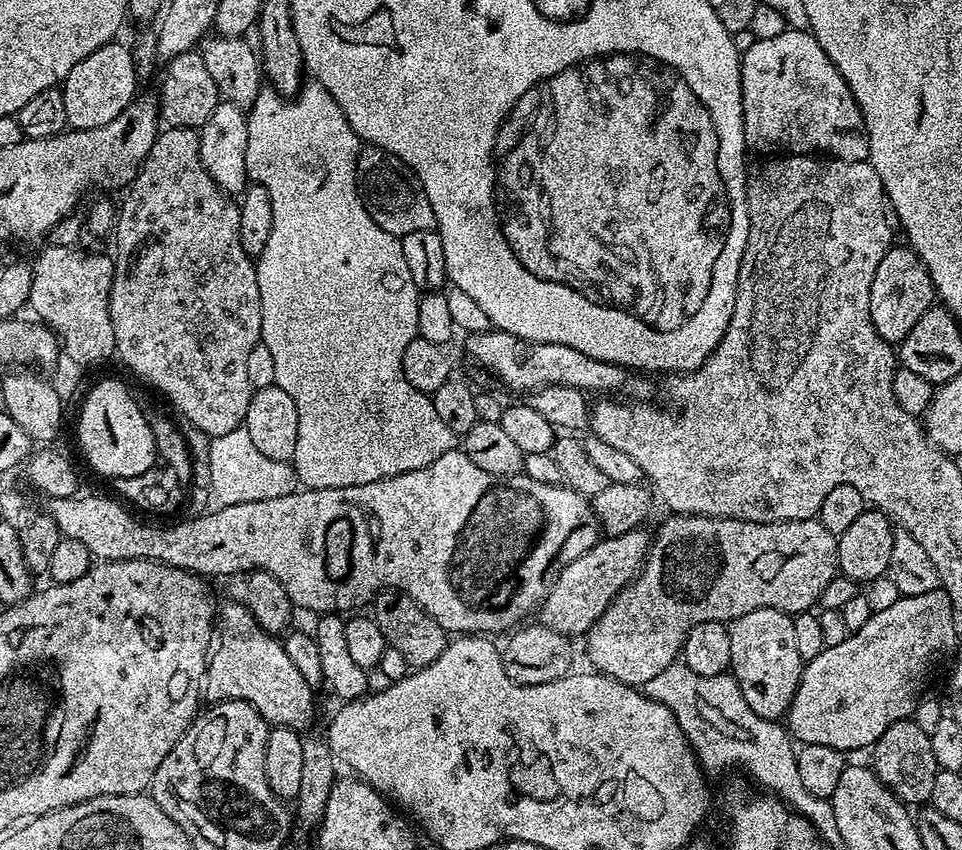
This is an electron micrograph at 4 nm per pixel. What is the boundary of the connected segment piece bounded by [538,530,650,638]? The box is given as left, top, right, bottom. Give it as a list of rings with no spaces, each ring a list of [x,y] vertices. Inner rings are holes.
[[[637,530],[621,536],[604,536],[597,544],[595,541],[583,549],[577,560],[570,561],[568,565],[565,563],[555,573],[548,597],[538,609],[539,623],[550,630],[558,630],[558,634],[569,638],[583,637],[592,629],[594,622],[598,622],[600,615],[610,607],[612,599],[636,579],[636,574],[648,555],[649,543],[649,533]]]

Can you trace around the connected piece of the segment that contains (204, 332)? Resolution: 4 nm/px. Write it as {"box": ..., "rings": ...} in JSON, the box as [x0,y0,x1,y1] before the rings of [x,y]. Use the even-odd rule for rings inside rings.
{"box":[110,127,262,438],"rings":[[[165,127],[157,136],[154,146],[150,146],[150,154],[140,164],[138,174],[127,185],[123,193],[124,201],[118,204],[117,218],[114,222],[116,236],[116,252],[114,263],[116,273],[110,290],[110,318],[114,322],[114,338],[116,339],[115,355],[132,372],[137,372],[148,384],[153,384],[178,411],[187,423],[198,426],[209,438],[228,434],[241,427],[246,418],[246,410],[252,401],[253,386],[246,375],[246,361],[250,359],[250,350],[261,343],[262,306],[258,290],[258,274],[253,257],[246,254],[240,241],[240,206],[229,193],[222,191],[210,178],[206,166],[200,157],[200,134],[195,128]]]}

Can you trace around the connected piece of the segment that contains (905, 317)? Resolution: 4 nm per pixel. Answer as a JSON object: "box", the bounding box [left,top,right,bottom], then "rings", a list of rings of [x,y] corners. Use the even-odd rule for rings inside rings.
{"box":[870,247,937,346],"rings":[[[889,247],[882,262],[878,262],[878,270],[874,270],[874,282],[870,282],[870,318],[874,322],[874,330],[893,346],[899,345],[906,334],[914,330],[914,322],[918,322],[918,318],[922,318],[937,299],[936,288],[926,266],[911,247],[903,247]]]}

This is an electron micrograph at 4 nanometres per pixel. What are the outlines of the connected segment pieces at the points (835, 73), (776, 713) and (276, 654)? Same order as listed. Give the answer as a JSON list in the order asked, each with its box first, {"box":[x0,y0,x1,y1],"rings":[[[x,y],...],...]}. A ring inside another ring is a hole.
[{"box":[740,31,867,162],"rings":[[[783,31],[743,49],[740,81],[745,145],[760,152],[776,148],[772,150],[784,154],[823,154],[846,162],[867,160],[866,122],[846,78],[811,31]]]},{"box":[728,608,802,721],"rings":[[[773,608],[750,610],[728,624],[730,634],[730,675],[738,682],[746,706],[758,718],[779,721],[787,713],[800,685],[802,661],[794,643],[794,622],[786,612]]]},{"box":[206,602,314,730],"rings":[[[240,602],[226,605],[221,612],[219,609],[218,628],[219,640],[206,664],[207,695],[209,692],[216,696],[212,698],[245,700],[269,725],[304,730],[312,720],[314,688],[290,662],[283,643],[273,633],[264,632]]]}]

